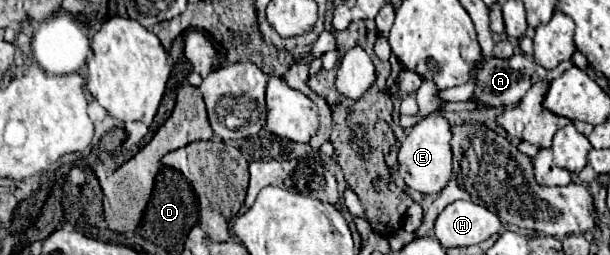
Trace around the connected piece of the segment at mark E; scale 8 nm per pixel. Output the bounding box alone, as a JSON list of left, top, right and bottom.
[398,116,452,194]

